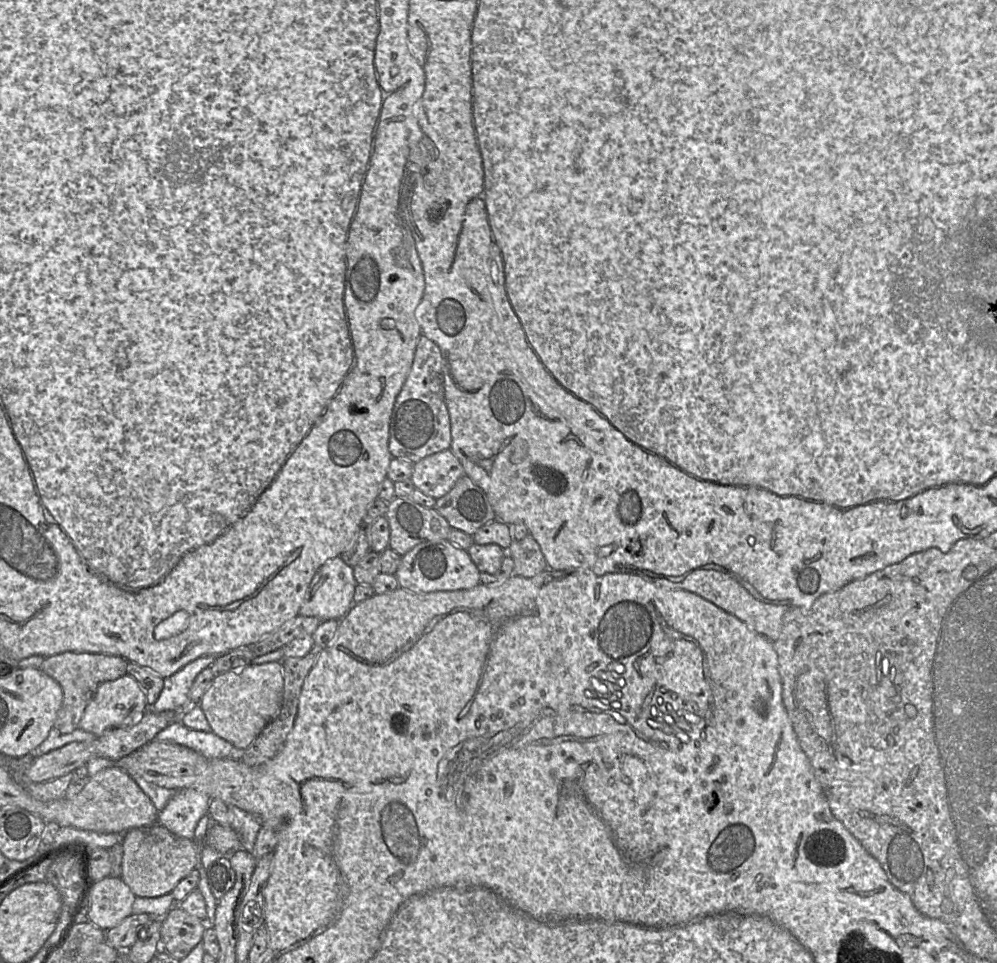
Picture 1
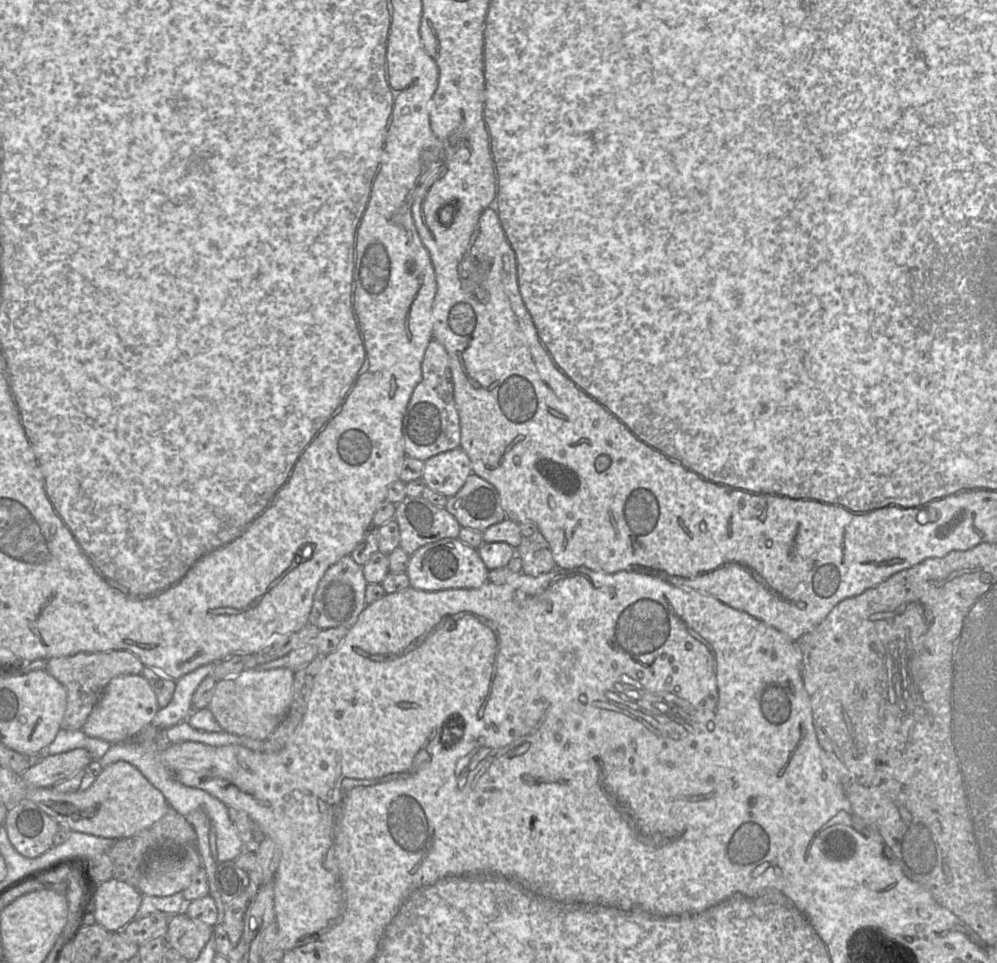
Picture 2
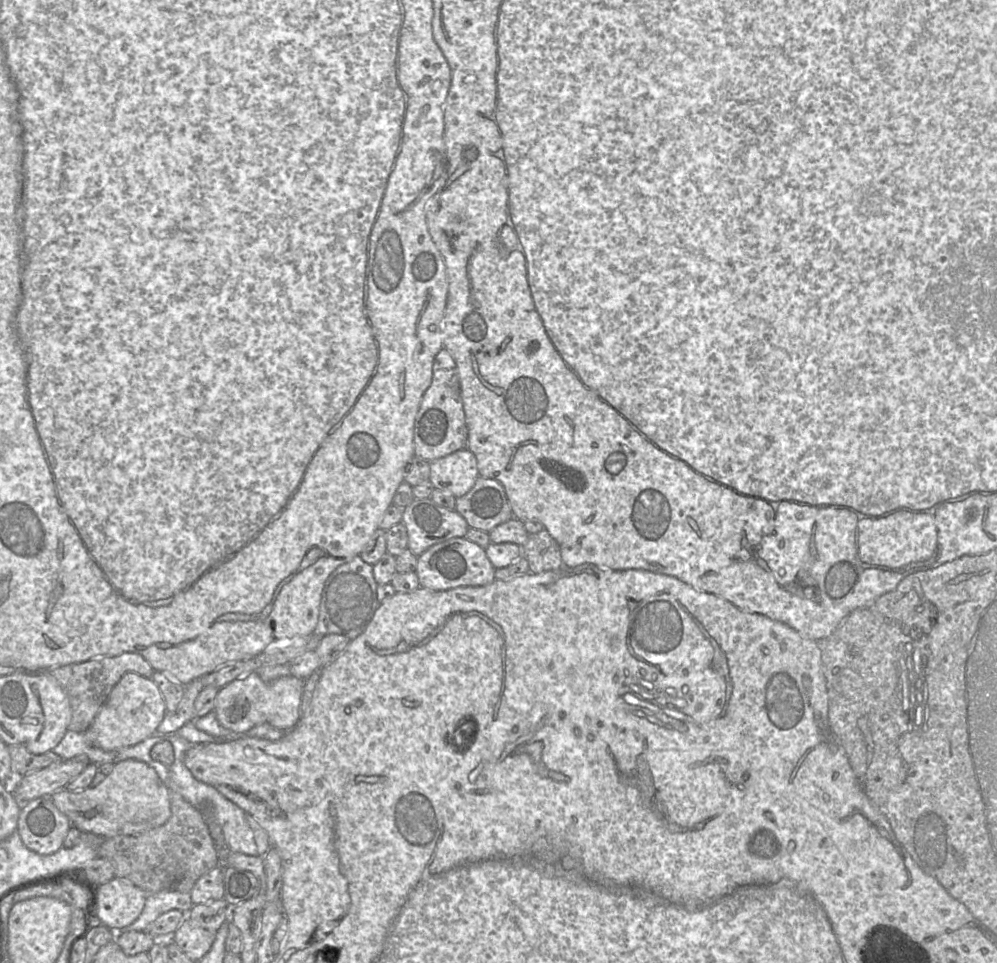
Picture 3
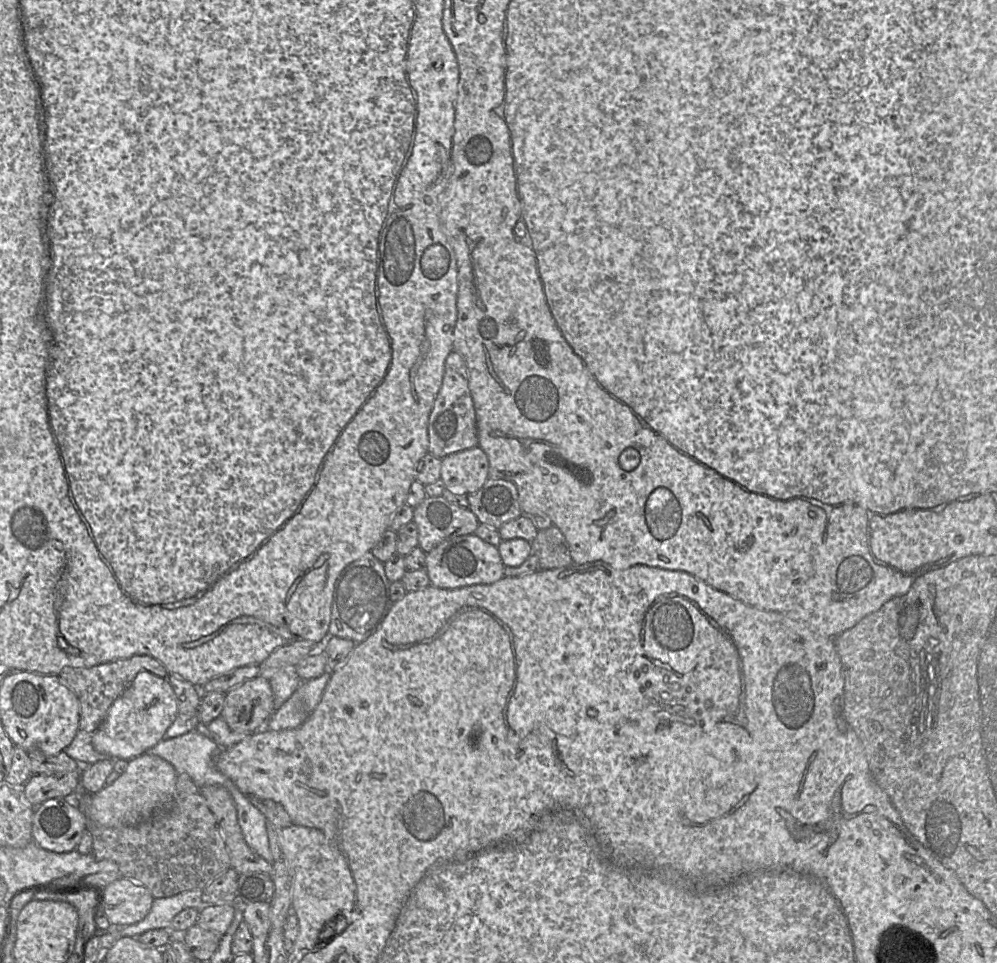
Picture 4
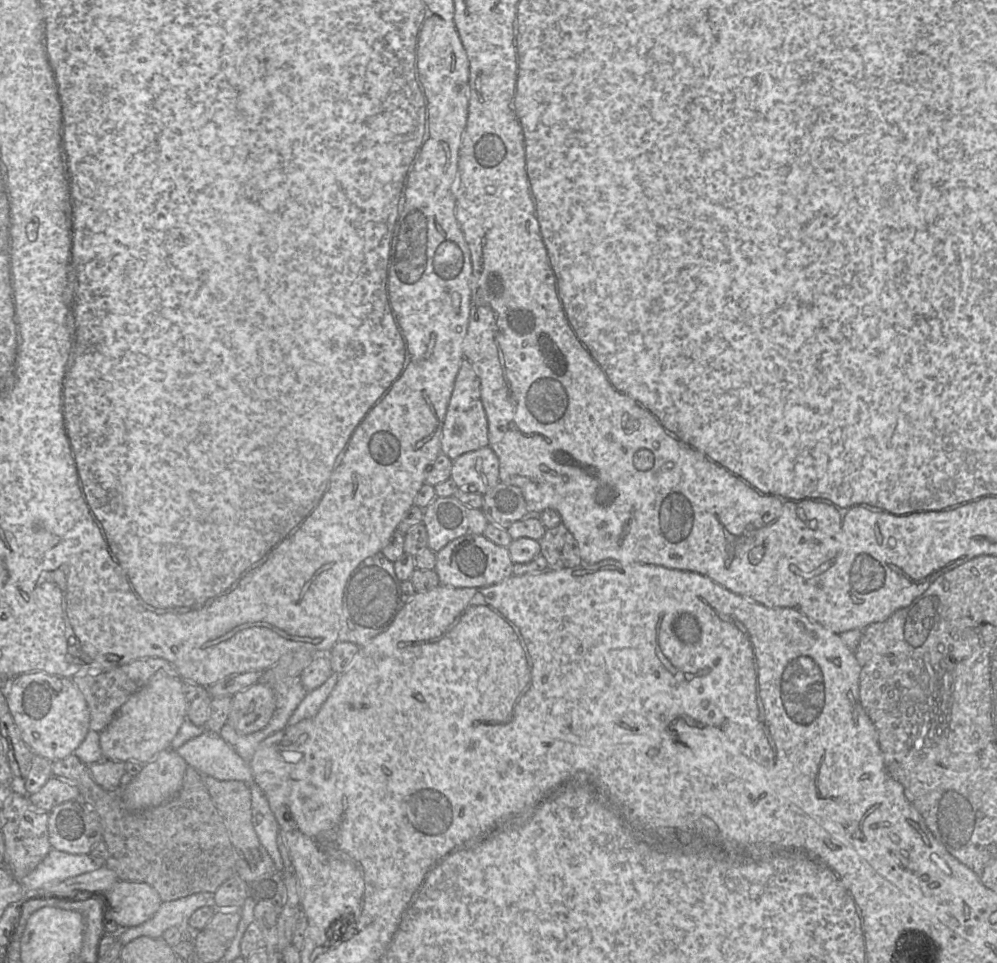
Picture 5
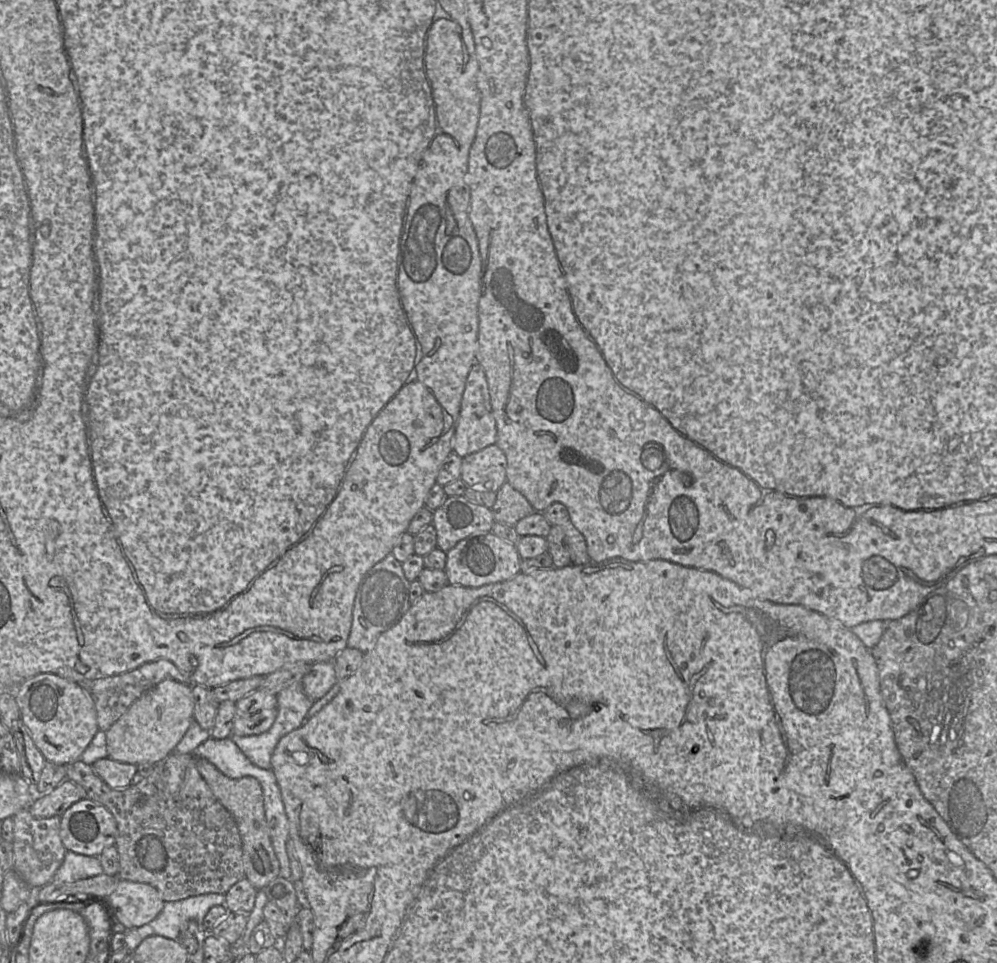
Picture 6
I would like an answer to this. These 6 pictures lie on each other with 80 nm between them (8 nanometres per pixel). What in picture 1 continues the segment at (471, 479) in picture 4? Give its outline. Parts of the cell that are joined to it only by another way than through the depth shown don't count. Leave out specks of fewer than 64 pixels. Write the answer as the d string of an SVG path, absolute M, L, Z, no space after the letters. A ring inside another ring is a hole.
M447 449L414 463L410 480L415 489L438 499L447 494L464 475L462 464L453 452Z

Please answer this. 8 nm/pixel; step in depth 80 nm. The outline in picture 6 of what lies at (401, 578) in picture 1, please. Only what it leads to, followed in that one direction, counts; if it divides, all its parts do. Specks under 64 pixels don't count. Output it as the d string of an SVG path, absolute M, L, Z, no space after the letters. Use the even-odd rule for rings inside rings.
M487 532L460 540L453 548L446 552L445 574L448 584L464 587L481 587L488 584L502 582L520 573L522 562L516 546Z

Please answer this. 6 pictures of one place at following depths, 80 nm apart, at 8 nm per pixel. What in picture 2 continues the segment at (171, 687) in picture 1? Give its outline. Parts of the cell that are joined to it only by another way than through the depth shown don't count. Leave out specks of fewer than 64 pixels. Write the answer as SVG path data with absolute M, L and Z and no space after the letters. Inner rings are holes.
M215 664L203 665L176 680L173 697L168 705L161 708L152 724L160 730L166 730L186 721L192 712L192 697L207 676L212 675Z

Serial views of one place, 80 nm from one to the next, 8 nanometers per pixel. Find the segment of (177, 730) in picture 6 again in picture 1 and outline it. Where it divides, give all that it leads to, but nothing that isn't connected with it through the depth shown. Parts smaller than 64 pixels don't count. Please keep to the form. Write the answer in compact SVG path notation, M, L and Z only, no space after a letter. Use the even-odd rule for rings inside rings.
M125 674L122 677L103 682L99 685L84 711L79 728L88 733L100 736L107 730L135 723L148 710L149 705L146 695L139 683L132 676Z

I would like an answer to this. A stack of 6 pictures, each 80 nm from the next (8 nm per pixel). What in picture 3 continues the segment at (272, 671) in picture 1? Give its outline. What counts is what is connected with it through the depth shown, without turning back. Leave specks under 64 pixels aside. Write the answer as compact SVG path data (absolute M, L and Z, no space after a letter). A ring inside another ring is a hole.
M256 671L250 672L219 689L213 712L219 723L233 733L244 733L263 723L291 730L301 719L303 681L288 675L265 682Z

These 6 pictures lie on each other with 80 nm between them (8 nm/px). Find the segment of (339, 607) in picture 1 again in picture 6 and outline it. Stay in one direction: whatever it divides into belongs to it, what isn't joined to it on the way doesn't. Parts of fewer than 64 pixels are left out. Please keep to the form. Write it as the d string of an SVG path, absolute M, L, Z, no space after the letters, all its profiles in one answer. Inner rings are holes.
M391 553L377 562L367 572L357 591L347 646L363 653L370 651L378 637L392 627L412 604L409 600L409 585L402 563Z

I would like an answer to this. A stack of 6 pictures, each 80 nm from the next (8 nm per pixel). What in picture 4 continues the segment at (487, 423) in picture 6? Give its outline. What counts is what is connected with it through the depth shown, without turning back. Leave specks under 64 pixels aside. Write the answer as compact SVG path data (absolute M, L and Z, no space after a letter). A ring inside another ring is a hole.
M452 351L446 358L442 384L428 420L428 453L444 458L455 452L478 446L476 412L469 389L468 371L463 358Z

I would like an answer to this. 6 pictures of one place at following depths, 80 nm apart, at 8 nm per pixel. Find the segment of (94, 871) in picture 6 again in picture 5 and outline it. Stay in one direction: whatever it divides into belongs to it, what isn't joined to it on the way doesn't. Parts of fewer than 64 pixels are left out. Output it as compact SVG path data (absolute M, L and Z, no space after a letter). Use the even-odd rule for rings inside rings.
M52 849L31 873L19 881L27 896L36 894L43 885L60 883L96 869L98 866L89 855L70 854Z

